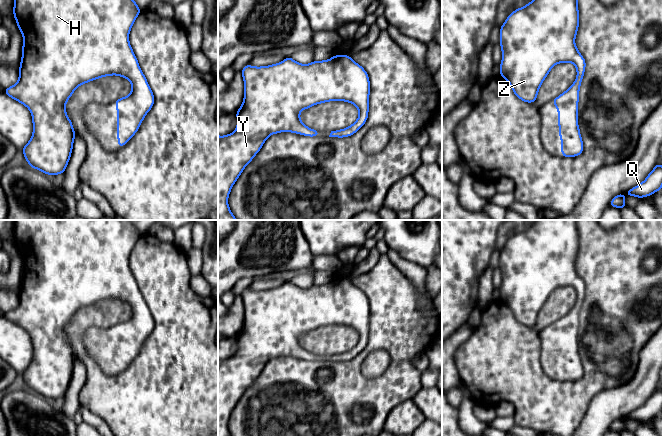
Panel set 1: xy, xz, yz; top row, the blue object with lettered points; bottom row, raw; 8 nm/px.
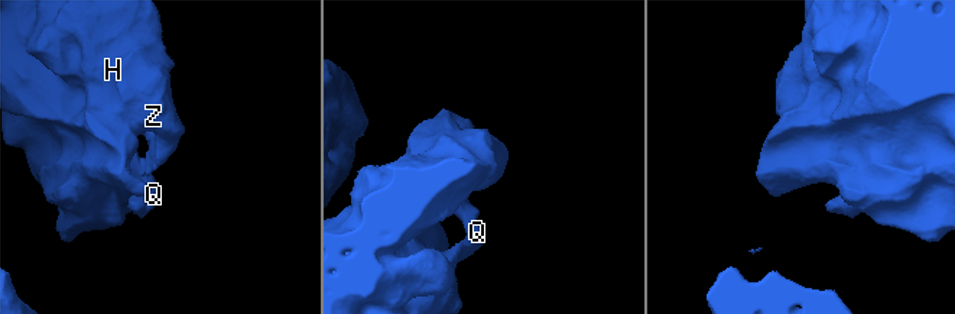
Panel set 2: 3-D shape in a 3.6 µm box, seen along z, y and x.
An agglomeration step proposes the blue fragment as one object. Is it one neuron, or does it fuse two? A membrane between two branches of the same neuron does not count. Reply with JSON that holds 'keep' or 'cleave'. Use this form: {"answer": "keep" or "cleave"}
{"answer": "keep"}

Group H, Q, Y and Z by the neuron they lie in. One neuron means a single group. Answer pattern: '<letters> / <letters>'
H Q Y Z

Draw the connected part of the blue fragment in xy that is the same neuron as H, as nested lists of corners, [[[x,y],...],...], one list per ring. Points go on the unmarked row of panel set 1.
[[[14,220],[13,239],[23,259],[22,282],[17,307],[3,315],[31,336],[32,361],[22,373],[30,391],[46,399],[65,396],[76,360],[65,329],[80,309],[101,301],[117,299],[130,305],[130,318],[115,325],[118,371],[122,372],[136,358],[155,326],[129,266],[130,254],[141,235],[130,220]]]

